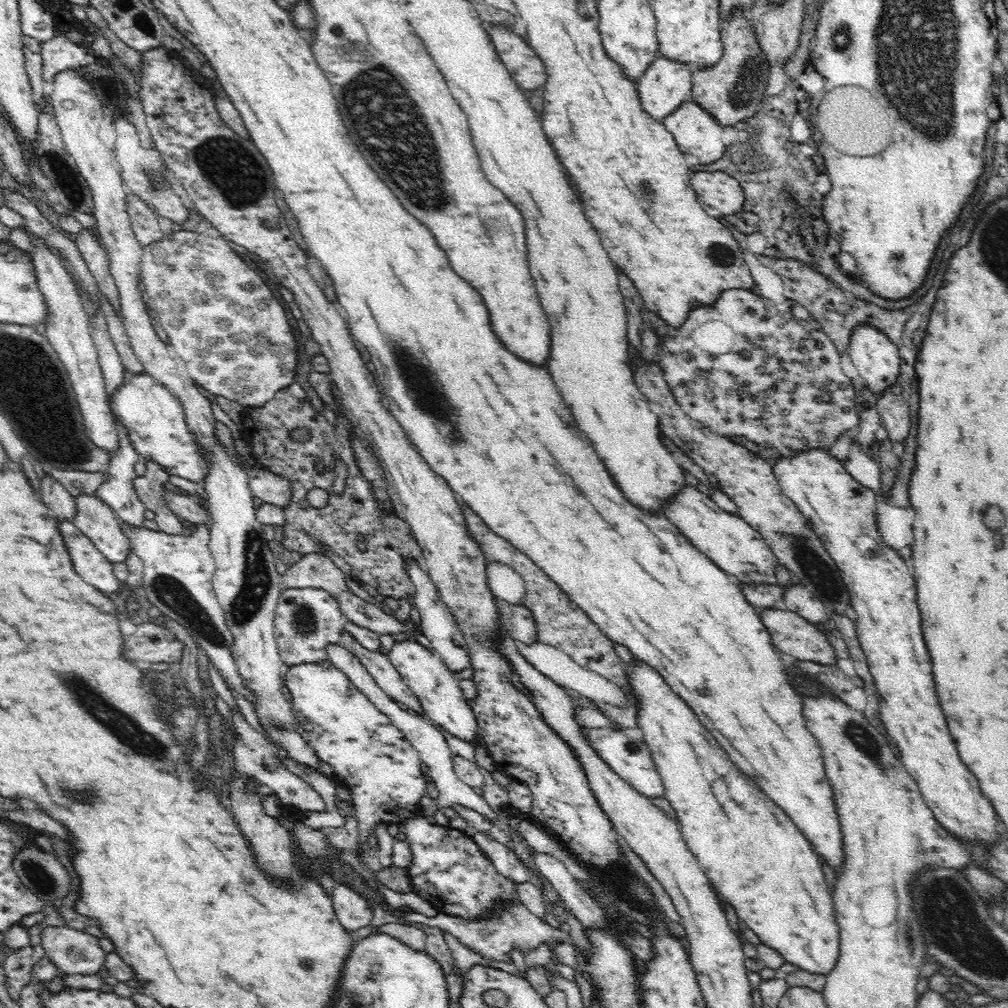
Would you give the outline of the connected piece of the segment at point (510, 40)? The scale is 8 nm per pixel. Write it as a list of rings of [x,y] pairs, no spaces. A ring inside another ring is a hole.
[[[504,24],[488,28],[489,37],[510,76],[525,91],[533,91],[545,85],[545,62],[521,35]]]

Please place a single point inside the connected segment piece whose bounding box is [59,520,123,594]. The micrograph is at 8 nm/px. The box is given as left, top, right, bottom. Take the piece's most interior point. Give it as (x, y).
(90, 563)

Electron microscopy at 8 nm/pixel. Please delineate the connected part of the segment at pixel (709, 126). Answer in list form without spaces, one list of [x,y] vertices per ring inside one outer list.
[[[691,99],[685,102],[672,116],[663,120],[669,131],[674,135],[677,145],[684,154],[698,156],[705,164],[720,160],[728,145],[722,141],[724,125],[716,122],[705,109]]]

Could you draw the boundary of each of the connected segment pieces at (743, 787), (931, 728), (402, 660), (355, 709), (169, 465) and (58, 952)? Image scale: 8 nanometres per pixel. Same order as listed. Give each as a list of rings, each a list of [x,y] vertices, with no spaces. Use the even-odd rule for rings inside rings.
[[[640,661],[638,666],[630,666],[630,684],[634,688],[634,696],[636,702],[640,706],[640,716],[638,716],[639,728],[644,732],[646,738],[645,744],[650,748],[657,772],[660,773],[662,784],[665,786],[665,799],[672,804],[672,808],[678,814],[678,829],[686,841],[687,847],[691,853],[698,858],[698,863],[704,867],[704,872],[709,876],[713,888],[717,892],[721,892],[722,896],[730,902],[730,906],[734,906],[734,910],[738,912],[739,918],[742,918],[752,931],[760,938],[762,944],[776,950],[783,959],[798,969],[804,970],[813,975],[828,974],[830,970],[834,970],[839,963],[841,957],[840,950],[840,928],[837,923],[837,912],[835,911],[833,901],[833,888],[830,888],[828,881],[825,879],[823,872],[823,863],[820,856],[813,850],[813,845],[805,839],[804,834],[793,825],[790,820],[777,806],[768,795],[753,781],[752,778],[744,774],[733,762],[728,758],[728,754],[721,748],[720,743],[712,736],[712,733],[702,724],[702,721],[688,708],[684,699],[681,699],[666,684],[663,675],[659,671],[654,672],[651,666],[646,666],[644,661]]]
[[[804,452],[794,458],[782,458],[770,470],[774,480],[781,487],[786,497],[804,514],[812,525],[828,554],[838,565],[843,583],[850,586],[851,602],[854,602],[854,614],[858,614],[856,630],[858,638],[870,664],[870,672],[874,676],[874,684],[882,696],[880,714],[886,724],[888,734],[894,738],[898,746],[899,757],[905,769],[914,777],[917,788],[921,791],[934,817],[947,831],[967,840],[977,840],[984,844],[996,843],[1002,836],[1000,818],[988,798],[984,798],[976,776],[970,768],[964,768],[953,736],[950,736],[948,722],[938,702],[932,660],[922,638],[922,618],[916,604],[916,582],[906,566],[906,562],[896,554],[895,550],[883,541],[877,525],[877,501],[879,496],[874,491],[862,486],[840,462],[834,460],[828,452]]]
[[[414,639],[398,641],[390,650],[389,659],[421,702],[422,712],[429,721],[439,725],[440,730],[448,730],[452,736],[477,745],[479,738],[476,715],[472,712],[472,707],[468,706],[468,699],[460,687],[460,681],[454,678],[454,673],[441,658]]]
[[[328,660],[321,663],[294,665],[285,672],[285,684],[291,694],[293,708],[297,712],[309,743],[318,756],[332,768],[343,784],[347,784],[354,799],[354,814],[360,823],[360,837],[369,838],[375,825],[406,826],[408,821],[424,818],[421,799],[429,797],[426,777],[422,772],[422,759],[410,741],[400,732],[378,707]]]
[[[125,370],[124,385],[112,394],[110,401],[114,417],[124,425],[128,438],[140,459],[152,461],[170,476],[179,476],[200,484],[211,462],[198,449],[189,429],[183,424],[184,407],[179,398],[173,396],[162,383],[153,380],[148,373]]]
[[[43,925],[41,928],[42,945],[47,958],[56,965],[60,976],[66,975],[99,975],[105,966],[104,950],[99,946],[99,940],[80,930],[70,927]]]

